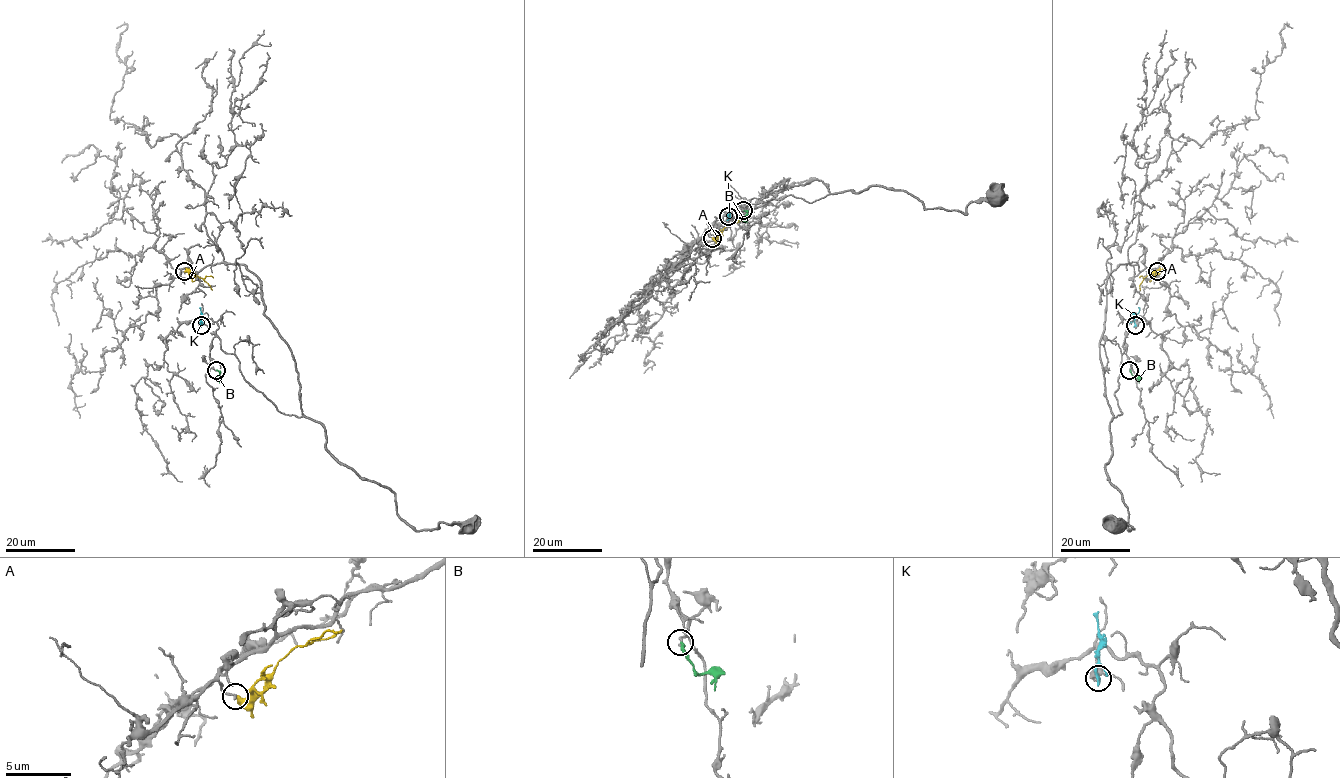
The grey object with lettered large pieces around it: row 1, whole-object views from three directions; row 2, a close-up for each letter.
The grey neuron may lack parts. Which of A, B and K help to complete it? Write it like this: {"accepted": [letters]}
{"accepted": []}

